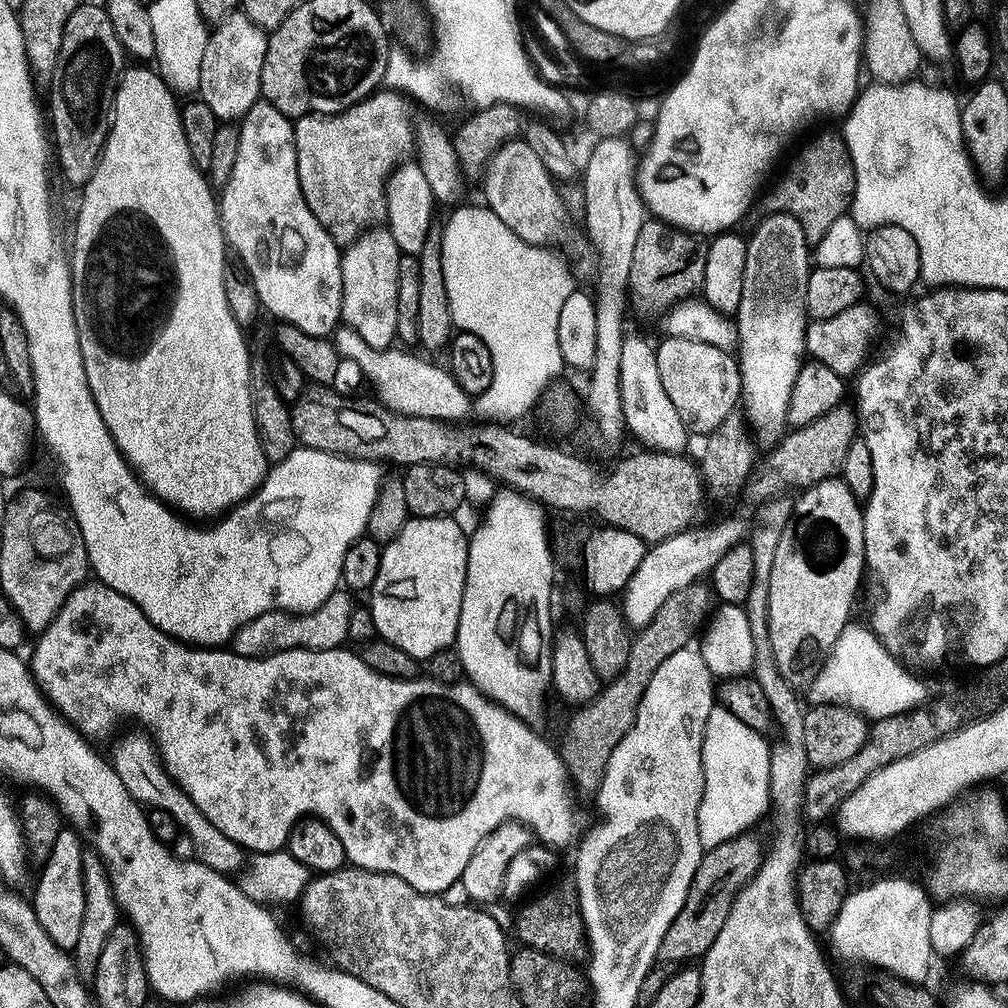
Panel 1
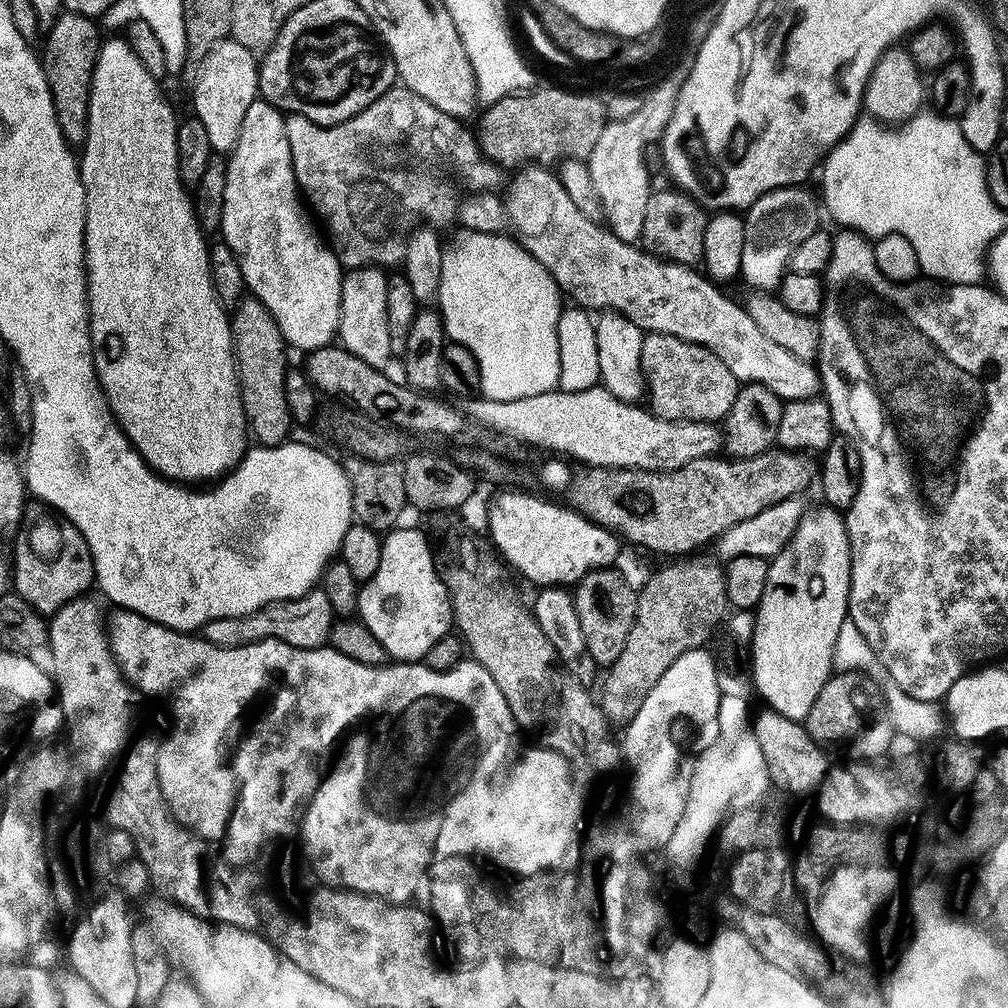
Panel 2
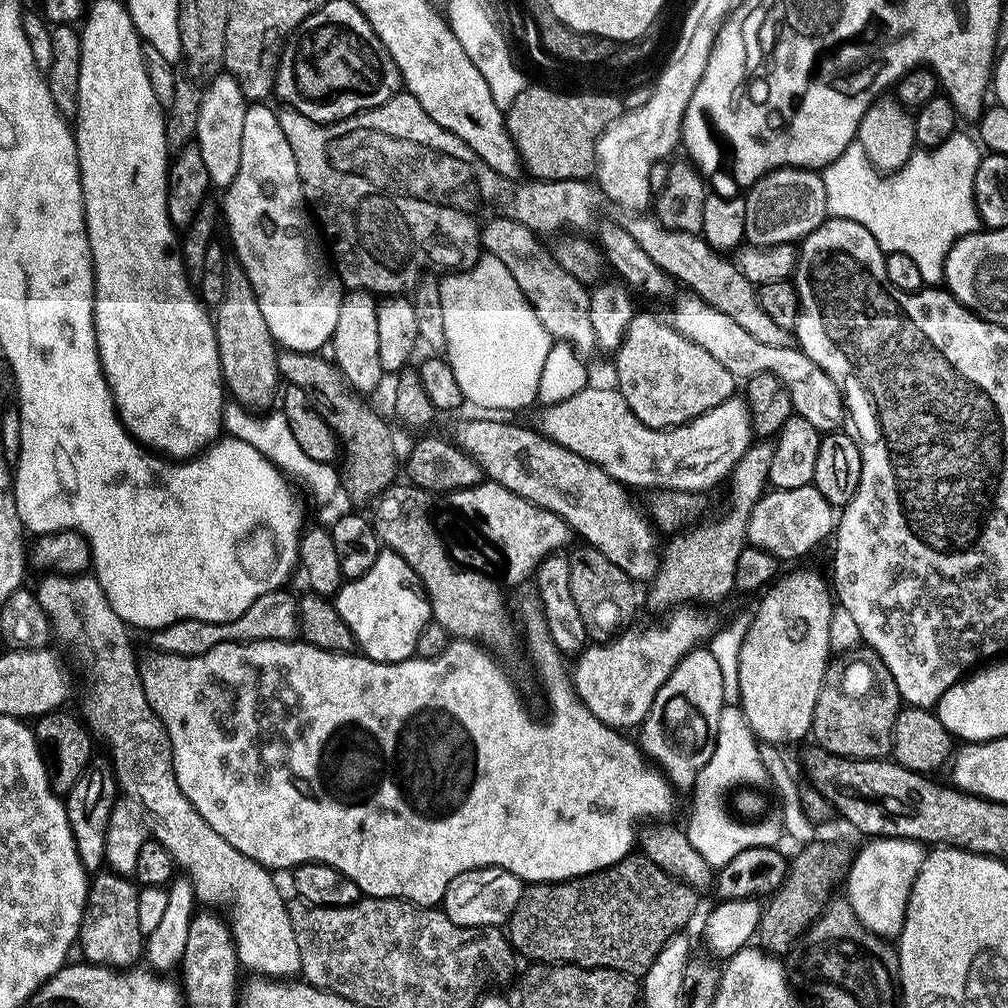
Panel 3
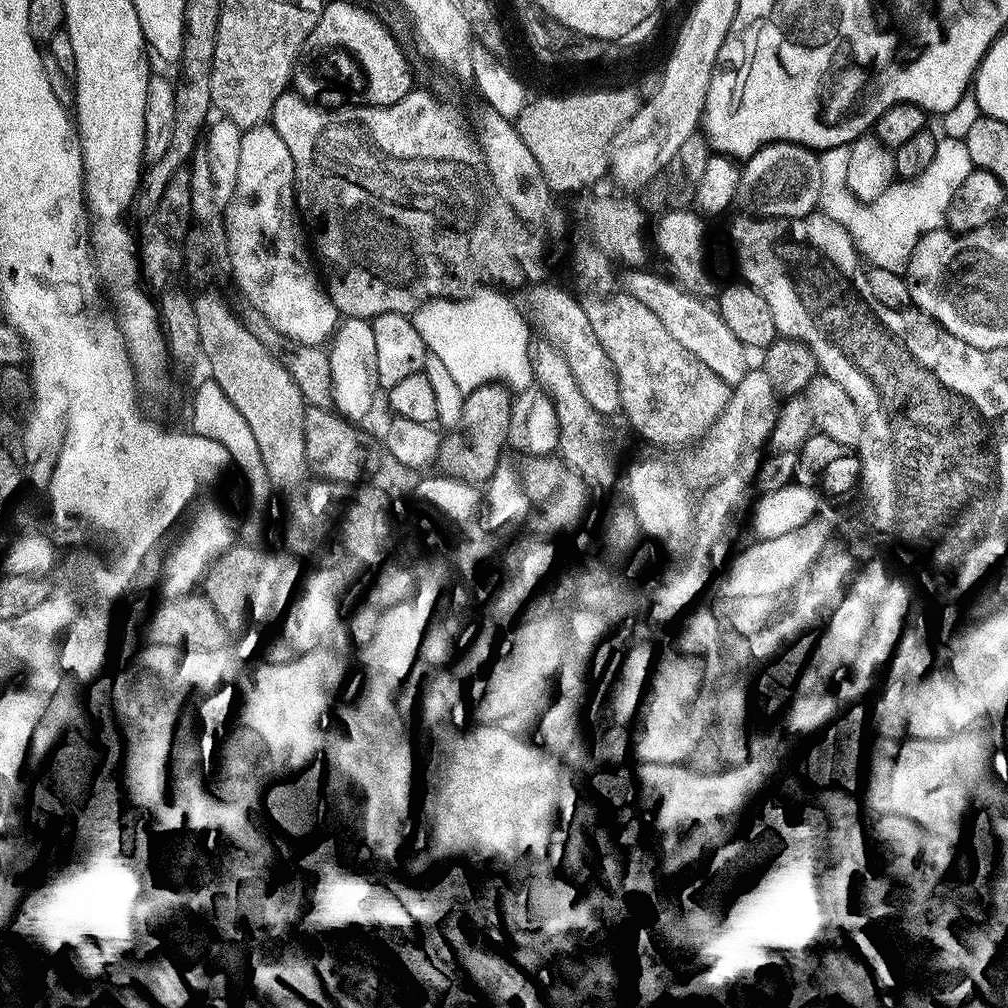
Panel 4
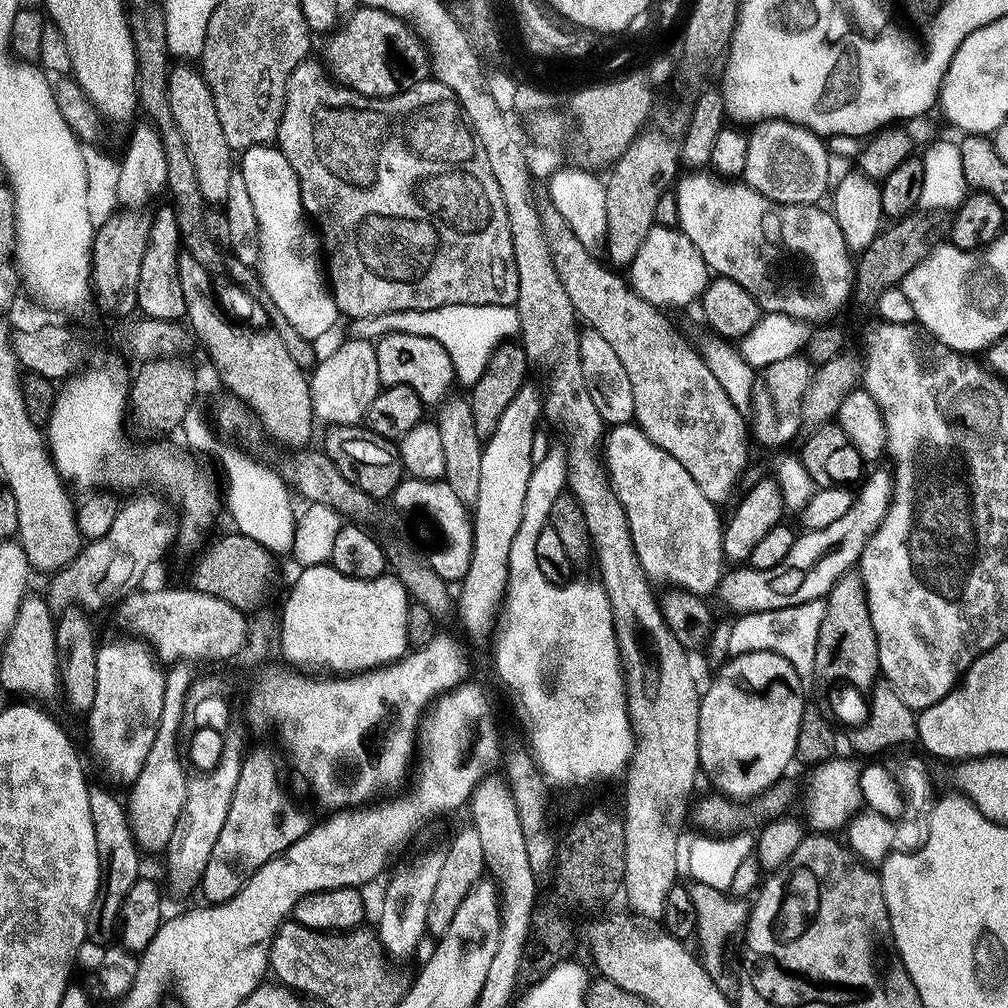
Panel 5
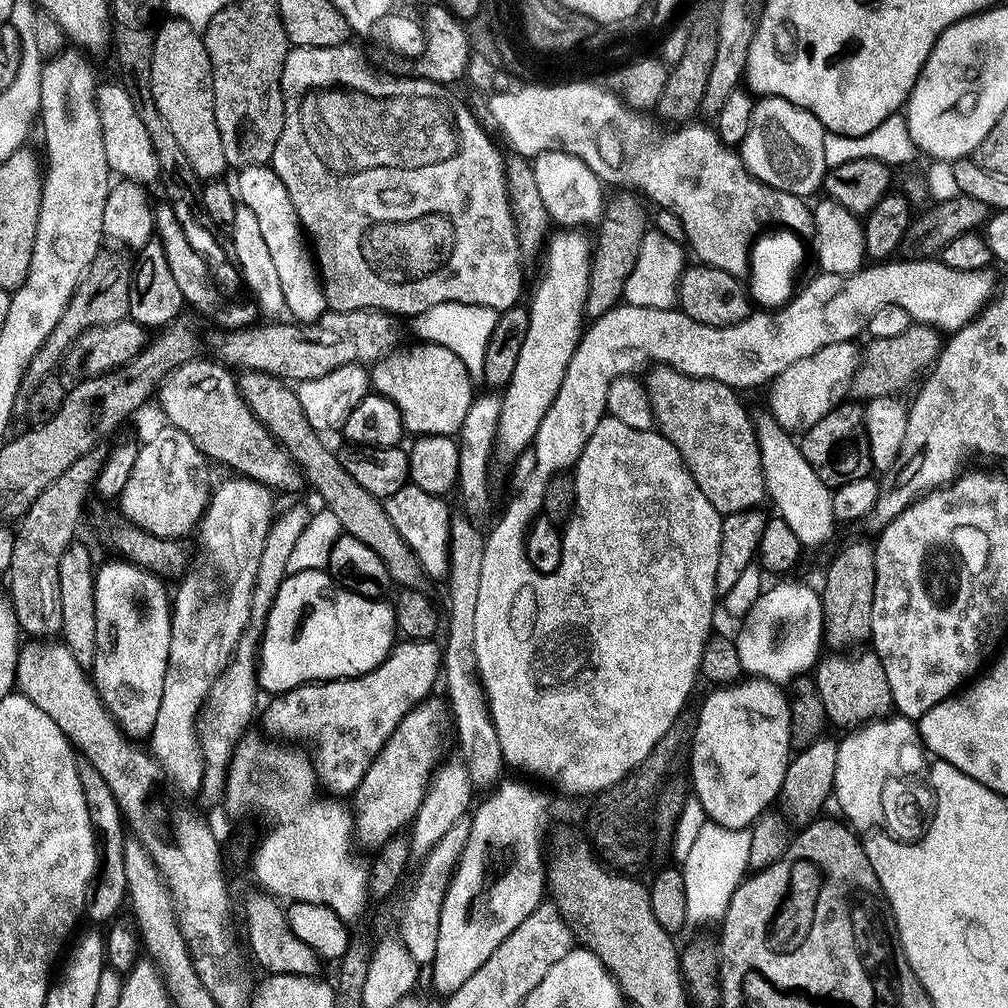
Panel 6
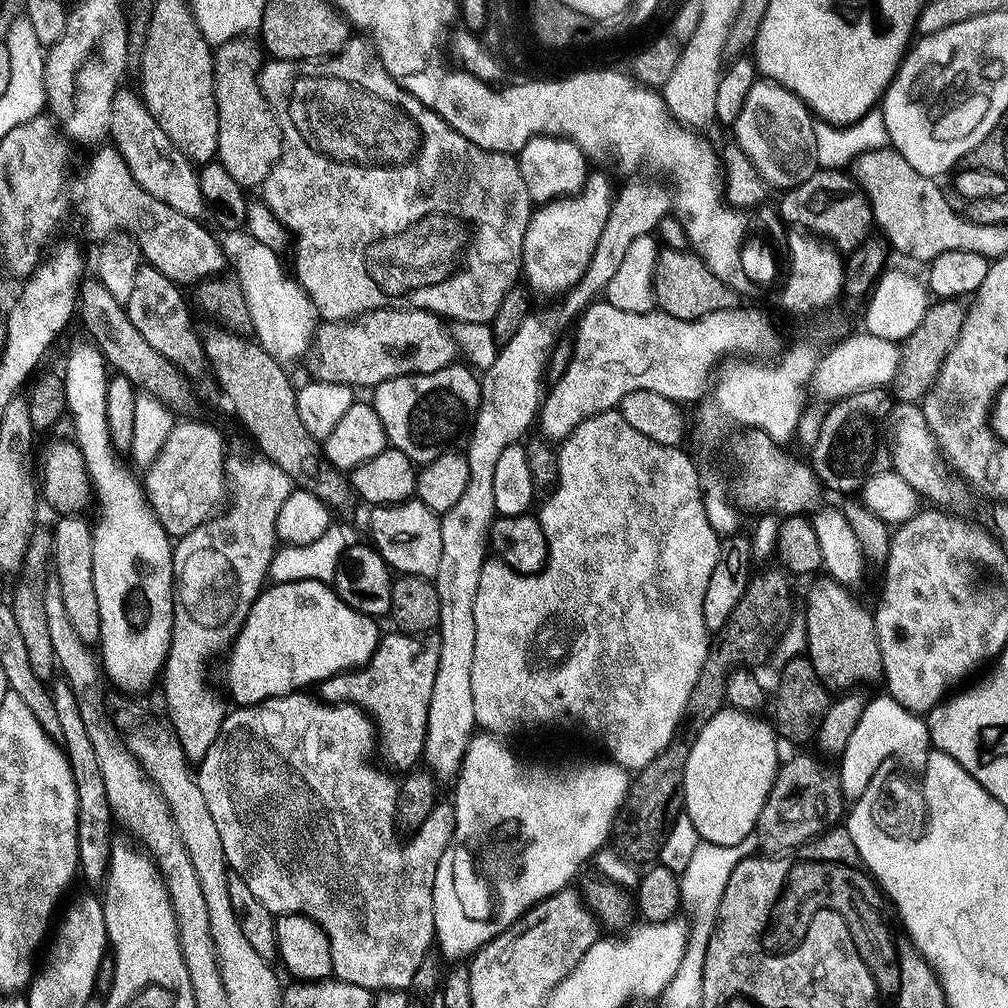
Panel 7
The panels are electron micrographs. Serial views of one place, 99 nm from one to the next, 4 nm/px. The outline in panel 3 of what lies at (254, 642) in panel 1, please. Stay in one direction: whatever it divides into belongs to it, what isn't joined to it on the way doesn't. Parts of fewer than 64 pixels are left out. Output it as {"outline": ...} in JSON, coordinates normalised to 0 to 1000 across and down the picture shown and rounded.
{"outline":[[[275,584],[258,590],[244,608],[224,618],[206,618],[198,614],[183,614],[171,618],[152,628],[152,639],[158,646],[179,648],[182,651],[194,651],[203,648],[214,640],[230,635],[242,638],[245,635],[284,635],[289,636],[296,627],[297,616],[294,608],[293,592],[288,592],[286,586]]]}

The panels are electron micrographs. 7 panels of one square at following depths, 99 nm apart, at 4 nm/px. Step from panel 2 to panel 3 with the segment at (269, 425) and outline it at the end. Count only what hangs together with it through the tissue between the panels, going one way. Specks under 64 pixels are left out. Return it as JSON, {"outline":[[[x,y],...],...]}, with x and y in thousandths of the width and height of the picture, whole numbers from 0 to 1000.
{"outline":[[[232,254],[225,255],[222,271],[223,289],[220,292],[220,300],[216,300],[212,308],[218,372],[222,374],[225,392],[231,398],[258,411],[269,406],[273,402],[270,400],[273,397],[275,400],[276,397],[276,386],[280,381],[274,358],[276,342],[264,323],[264,316],[256,304],[256,296],[253,295],[250,282],[238,259]]]}

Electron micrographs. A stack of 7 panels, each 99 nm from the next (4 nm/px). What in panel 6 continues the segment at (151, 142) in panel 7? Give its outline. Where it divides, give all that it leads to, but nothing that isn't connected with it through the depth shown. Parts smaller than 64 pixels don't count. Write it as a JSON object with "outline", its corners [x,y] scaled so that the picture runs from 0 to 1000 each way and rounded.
{"outline":[[[111,81],[104,87],[102,84],[101,97],[96,98],[95,108],[101,121],[101,145],[105,145],[105,161],[108,168],[116,176],[133,179],[137,183],[150,185],[154,179],[156,182],[159,175],[157,157],[153,153],[149,133],[145,133],[145,125],[141,125],[141,117],[137,117],[133,101],[129,101],[129,93],[125,93],[118,81]]]}

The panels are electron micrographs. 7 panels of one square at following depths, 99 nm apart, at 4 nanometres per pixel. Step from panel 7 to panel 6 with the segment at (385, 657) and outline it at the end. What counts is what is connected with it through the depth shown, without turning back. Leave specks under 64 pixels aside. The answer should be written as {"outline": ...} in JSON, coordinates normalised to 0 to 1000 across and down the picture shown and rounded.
{"outline":[[[432,634],[401,635],[394,638],[385,652],[371,665],[358,671],[343,671],[340,675],[319,675],[290,683],[287,687],[271,689],[262,702],[261,725],[286,736],[310,734],[313,741],[312,761],[322,787],[333,792],[345,792],[359,776],[364,762],[379,745],[381,738],[410,701],[430,689],[429,678],[438,670],[438,640]]]}

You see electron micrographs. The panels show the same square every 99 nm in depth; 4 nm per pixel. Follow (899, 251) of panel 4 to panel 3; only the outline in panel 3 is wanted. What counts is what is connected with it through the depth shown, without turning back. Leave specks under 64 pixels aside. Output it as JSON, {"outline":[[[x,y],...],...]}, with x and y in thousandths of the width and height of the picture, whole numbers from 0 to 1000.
{"outline":[[[941,133],[928,145],[920,149],[906,150],[905,156],[889,171],[874,173],[865,166],[865,162],[857,156],[852,142],[842,143],[840,149],[816,168],[815,174],[819,185],[819,200],[821,212],[825,216],[839,216],[859,224],[863,232],[871,240],[878,252],[895,250],[907,256],[907,264],[911,264],[911,272],[915,272],[918,283],[929,284],[934,281],[937,269],[937,257],[944,247],[944,241],[960,231],[969,229],[974,219],[968,211],[966,192],[966,173],[970,169],[973,148],[960,135]]]}

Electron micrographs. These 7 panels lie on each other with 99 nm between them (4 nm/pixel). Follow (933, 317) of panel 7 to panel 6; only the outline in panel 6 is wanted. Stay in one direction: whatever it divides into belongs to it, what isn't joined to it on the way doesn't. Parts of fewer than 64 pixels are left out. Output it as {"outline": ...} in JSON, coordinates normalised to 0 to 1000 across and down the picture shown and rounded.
{"outline":[[[905,319],[887,335],[865,335],[860,339],[862,341],[855,345],[852,364],[843,378],[843,386],[850,393],[846,394],[853,399],[867,393],[893,391],[900,381],[908,382],[928,361],[935,344],[935,333],[921,321]]]}

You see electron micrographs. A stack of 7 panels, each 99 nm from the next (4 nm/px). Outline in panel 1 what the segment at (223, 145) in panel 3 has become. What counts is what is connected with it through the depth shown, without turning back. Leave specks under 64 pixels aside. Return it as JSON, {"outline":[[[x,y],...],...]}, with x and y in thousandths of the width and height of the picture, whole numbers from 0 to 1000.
{"outline":[[[240,10],[229,12],[209,29],[200,55],[197,98],[212,109],[215,120],[237,120],[259,98],[260,62],[264,58],[267,33]]]}

